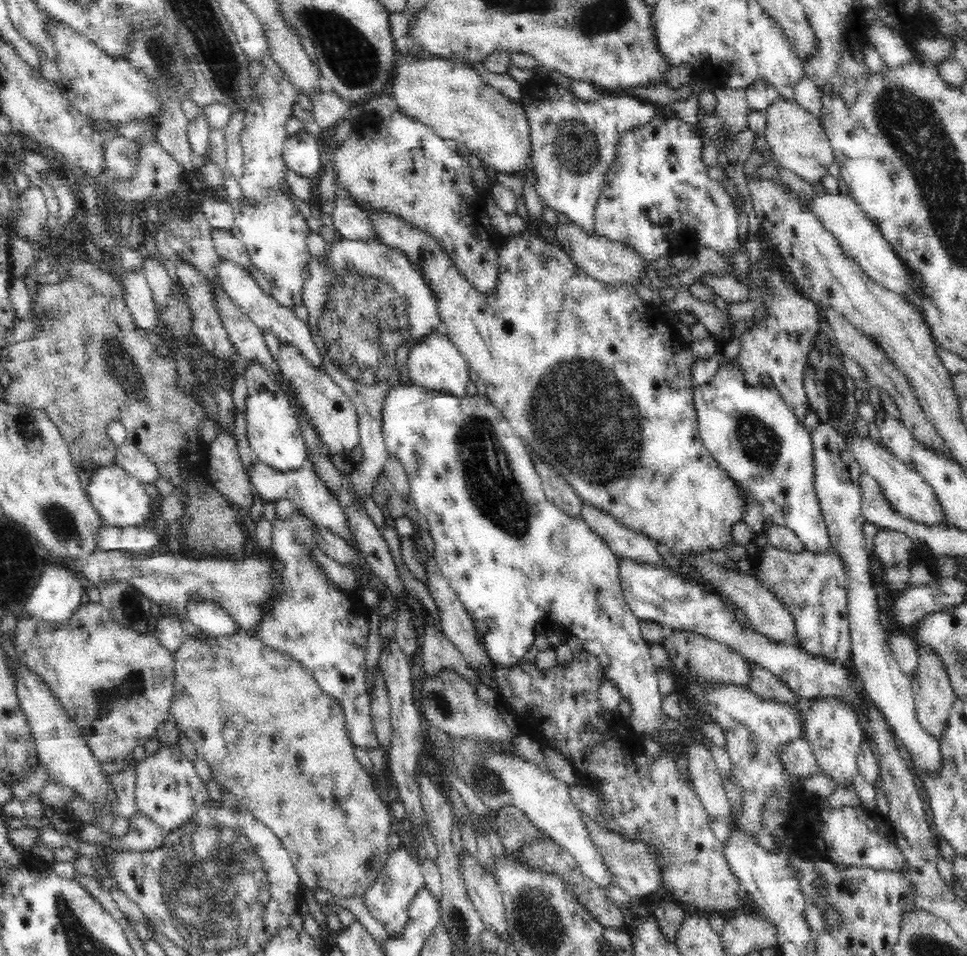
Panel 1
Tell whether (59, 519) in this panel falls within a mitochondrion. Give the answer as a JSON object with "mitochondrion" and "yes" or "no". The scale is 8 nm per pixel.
{"mitochondrion":"yes"}

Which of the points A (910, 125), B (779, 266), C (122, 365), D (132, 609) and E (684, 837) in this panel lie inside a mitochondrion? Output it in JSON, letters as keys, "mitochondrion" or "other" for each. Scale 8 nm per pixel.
{"A":"mitochondrion","B":"other","C":"mitochondrion","D":"mitochondrion","E":"mitochondrion"}

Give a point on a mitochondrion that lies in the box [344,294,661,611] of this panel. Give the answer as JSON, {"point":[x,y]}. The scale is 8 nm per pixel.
{"point":[579,393]}

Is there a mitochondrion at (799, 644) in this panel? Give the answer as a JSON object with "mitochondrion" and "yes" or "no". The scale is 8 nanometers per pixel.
{"mitochondrion":"no"}

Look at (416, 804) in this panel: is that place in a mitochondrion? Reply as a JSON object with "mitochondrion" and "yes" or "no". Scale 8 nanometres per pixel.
{"mitochondrion":"no"}

